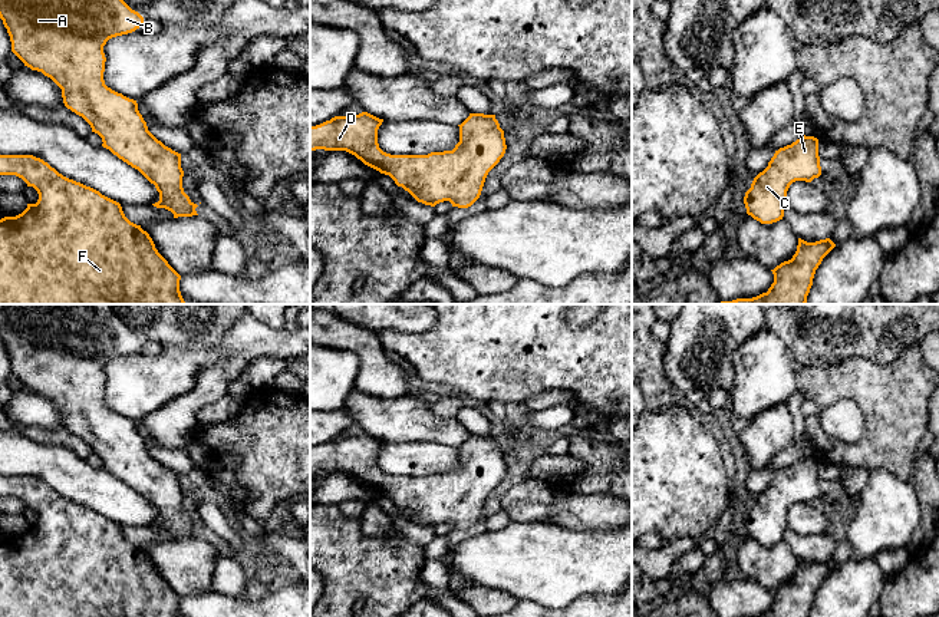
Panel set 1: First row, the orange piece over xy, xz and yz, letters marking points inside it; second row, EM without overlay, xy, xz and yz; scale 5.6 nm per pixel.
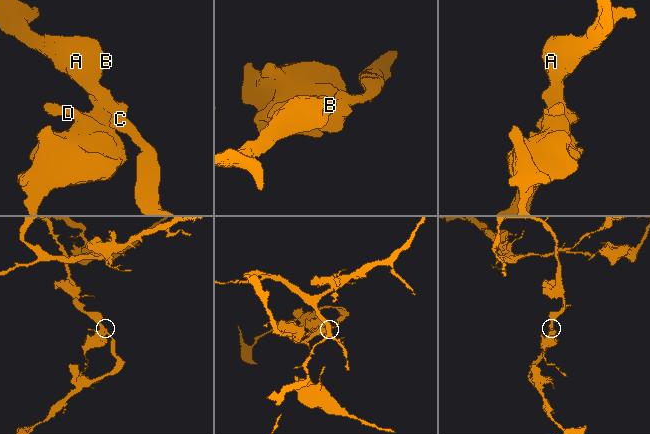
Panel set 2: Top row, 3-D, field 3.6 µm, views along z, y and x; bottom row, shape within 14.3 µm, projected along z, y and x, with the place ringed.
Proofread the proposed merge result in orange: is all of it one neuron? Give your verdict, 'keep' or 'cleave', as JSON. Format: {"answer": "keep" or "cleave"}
{"answer": "keep"}

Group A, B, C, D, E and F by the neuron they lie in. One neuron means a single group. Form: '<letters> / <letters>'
A B C D E F

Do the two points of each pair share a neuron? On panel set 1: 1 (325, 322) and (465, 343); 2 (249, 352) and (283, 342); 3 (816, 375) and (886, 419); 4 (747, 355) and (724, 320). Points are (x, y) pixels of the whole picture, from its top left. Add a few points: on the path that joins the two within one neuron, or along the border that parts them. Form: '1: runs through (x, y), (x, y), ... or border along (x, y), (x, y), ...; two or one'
1: border along (376, 332), (378, 342), (386, 353); two
2: runs through (257, 343), (274, 343); one
3: runs through (833, 382), (849, 382), (869, 402); one
4: border along (765, 326), (747, 337), (735, 350), (732, 378); two

